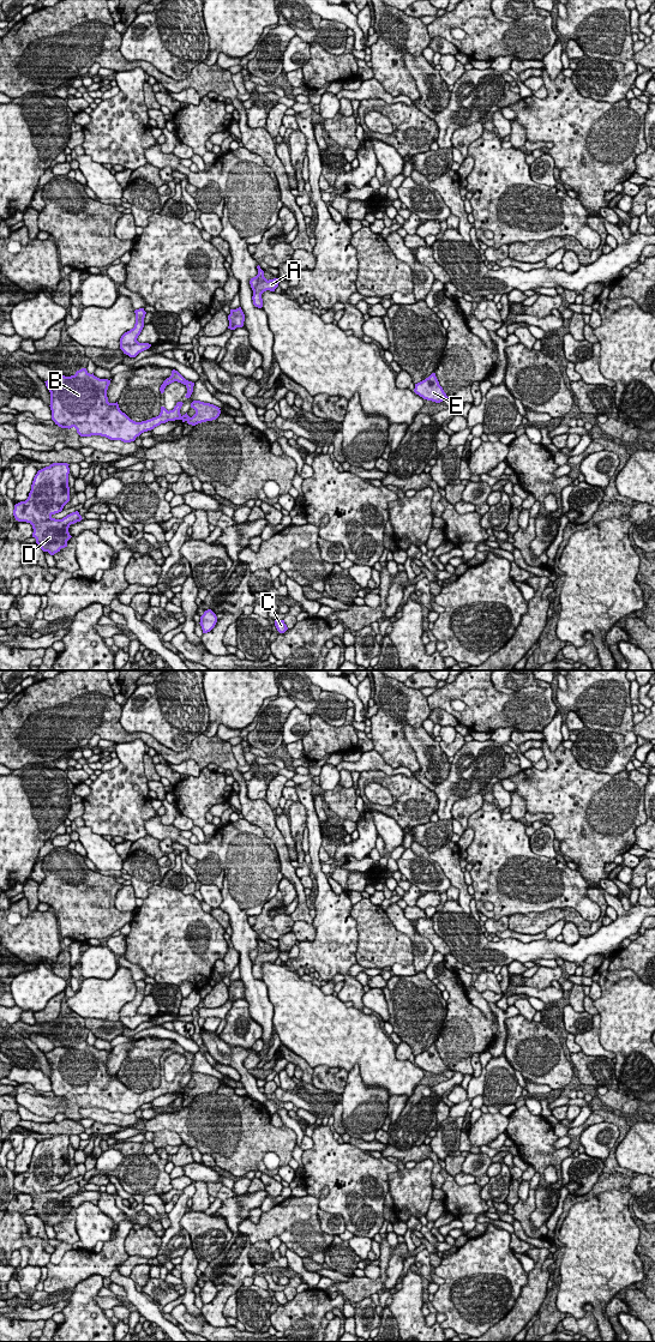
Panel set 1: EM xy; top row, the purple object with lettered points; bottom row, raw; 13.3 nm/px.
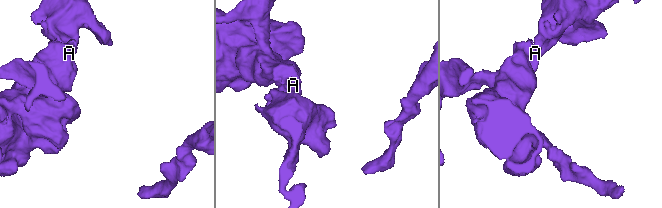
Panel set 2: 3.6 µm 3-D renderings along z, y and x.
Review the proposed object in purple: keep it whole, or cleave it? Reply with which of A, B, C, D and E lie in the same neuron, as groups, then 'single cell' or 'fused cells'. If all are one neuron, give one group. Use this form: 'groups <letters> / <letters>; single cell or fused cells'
groups A C D E / B; fused cells

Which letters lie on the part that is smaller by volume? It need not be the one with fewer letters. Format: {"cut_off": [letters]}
{"cut_off": ["B"]}

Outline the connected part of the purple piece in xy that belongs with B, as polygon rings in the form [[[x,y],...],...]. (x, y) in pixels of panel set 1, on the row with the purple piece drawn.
[[[86,368],[71,377],[55,374],[52,380],[44,383],[50,392],[52,420],[61,428],[74,427],[80,437],[101,435],[131,443],[142,433],[168,421],[181,420],[196,426],[216,420],[221,414],[221,408],[214,404],[193,401],[191,408],[196,414],[190,417],[187,413],[180,414],[184,403],[178,402],[173,410],[168,411],[161,407],[158,416],[136,422],[120,410],[118,402],[108,402],[107,390],[110,380],[100,379]]]

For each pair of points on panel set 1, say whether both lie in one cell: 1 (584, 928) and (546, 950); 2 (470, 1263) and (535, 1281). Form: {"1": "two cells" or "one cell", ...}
{"1": "two cells", "2": "two cells"}

